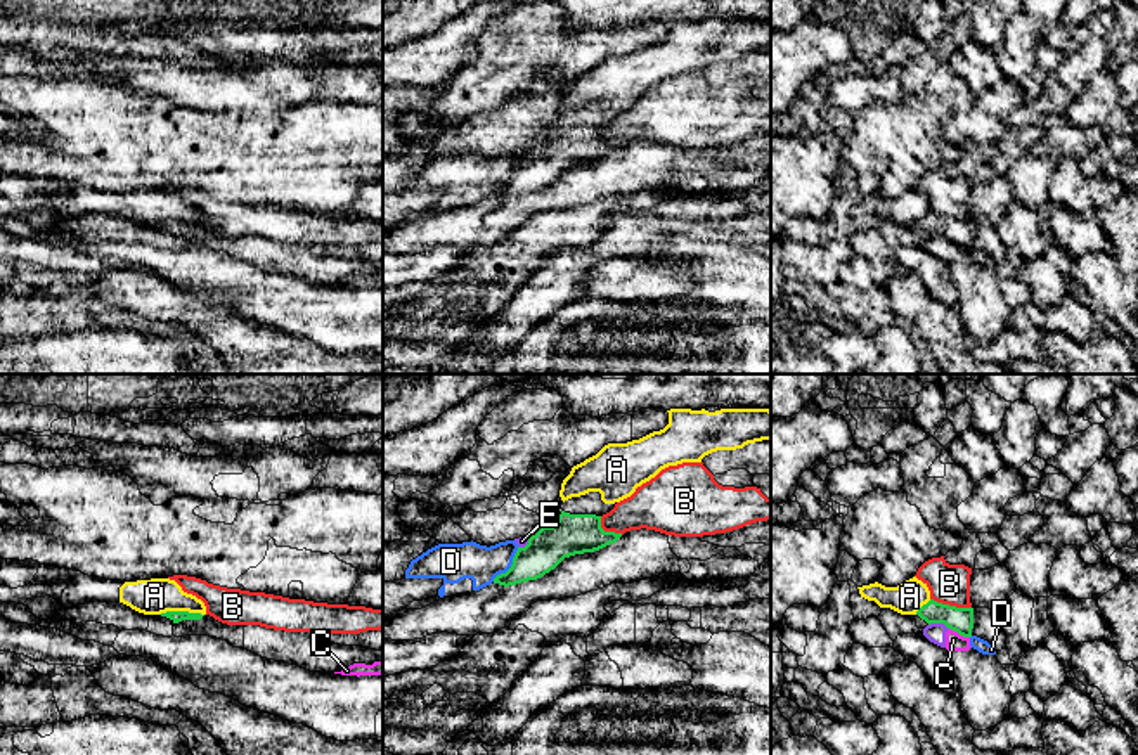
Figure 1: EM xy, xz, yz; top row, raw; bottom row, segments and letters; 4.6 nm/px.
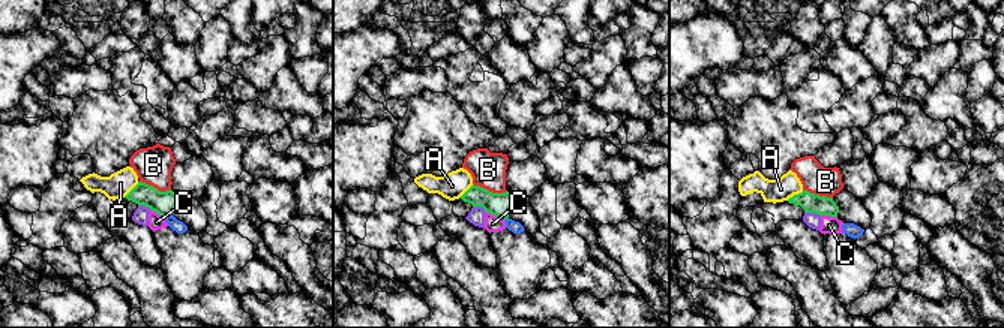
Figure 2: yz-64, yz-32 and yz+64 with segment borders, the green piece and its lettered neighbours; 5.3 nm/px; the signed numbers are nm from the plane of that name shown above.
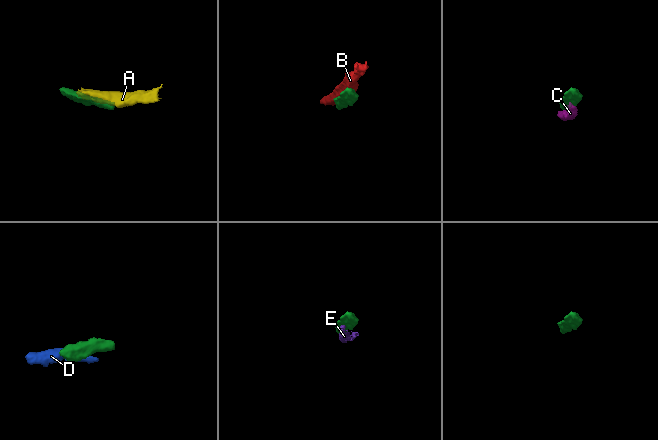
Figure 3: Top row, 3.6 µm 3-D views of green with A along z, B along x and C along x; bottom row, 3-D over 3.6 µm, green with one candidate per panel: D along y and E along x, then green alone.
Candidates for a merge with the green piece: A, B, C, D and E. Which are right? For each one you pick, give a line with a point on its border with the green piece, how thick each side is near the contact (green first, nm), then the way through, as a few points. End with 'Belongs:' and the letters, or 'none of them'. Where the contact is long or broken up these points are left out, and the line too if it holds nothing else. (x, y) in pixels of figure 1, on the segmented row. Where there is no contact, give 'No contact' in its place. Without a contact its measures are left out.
Belongs: none of them

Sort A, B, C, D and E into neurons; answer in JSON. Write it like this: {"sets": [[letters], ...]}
{"sets": [["A"], ["B"], ["C", "D", "E"]]}

